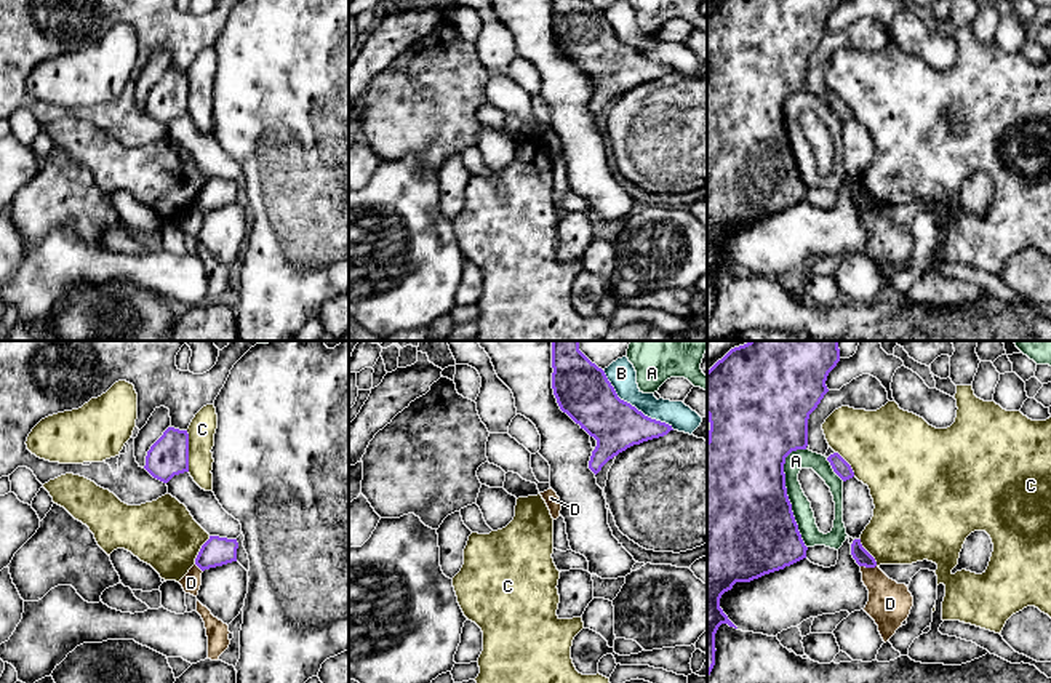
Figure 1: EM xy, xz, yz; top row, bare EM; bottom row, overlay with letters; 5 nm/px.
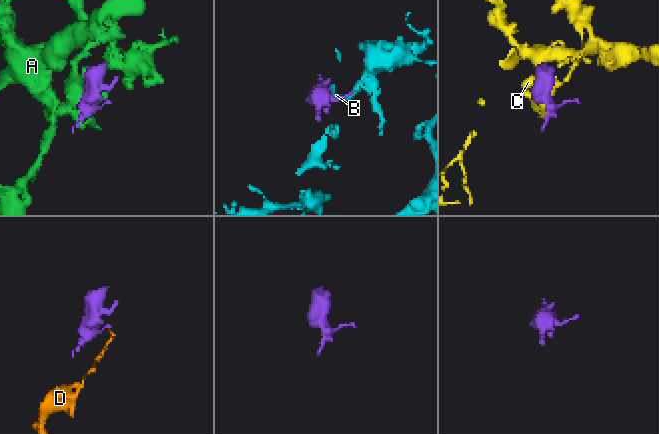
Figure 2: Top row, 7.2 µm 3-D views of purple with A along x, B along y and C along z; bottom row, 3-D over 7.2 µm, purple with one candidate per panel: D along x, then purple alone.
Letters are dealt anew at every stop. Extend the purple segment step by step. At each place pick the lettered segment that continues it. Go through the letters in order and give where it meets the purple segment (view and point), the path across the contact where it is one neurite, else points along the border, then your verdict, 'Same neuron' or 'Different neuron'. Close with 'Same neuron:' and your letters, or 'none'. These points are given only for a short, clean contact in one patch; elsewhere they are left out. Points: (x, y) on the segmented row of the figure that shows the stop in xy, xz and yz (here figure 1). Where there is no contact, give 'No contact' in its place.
A: Touches purple at yz (787, 498). Different neuron
B: Touches purple at xz (634, 407). Different neuron
C: Touches purple at xy (187, 451). Different neuron
D: Touches purple at yz (869, 567). Boundary: yz (861, 565), (875, 567). Different neuron
Same neuron: none

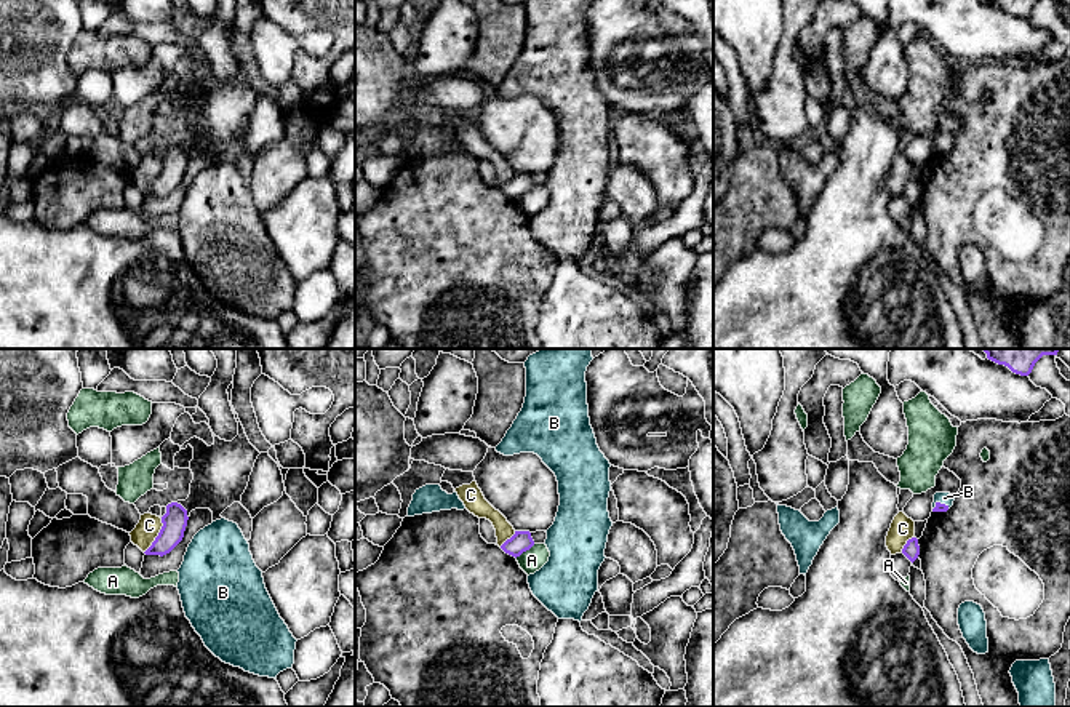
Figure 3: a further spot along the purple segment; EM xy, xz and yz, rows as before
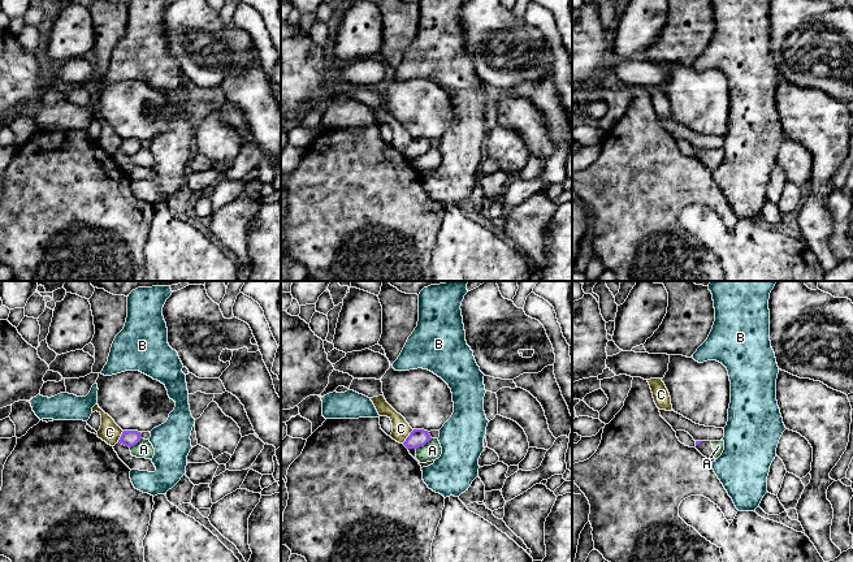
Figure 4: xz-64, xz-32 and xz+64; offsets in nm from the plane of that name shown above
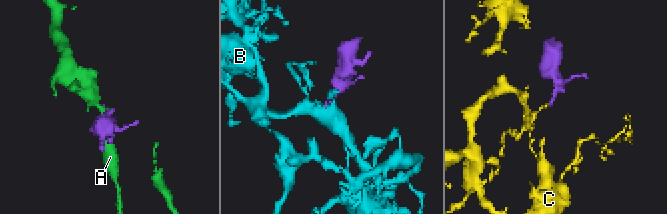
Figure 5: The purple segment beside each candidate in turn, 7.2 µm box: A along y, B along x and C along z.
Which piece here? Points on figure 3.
A: Touches purple at xz (525, 551). Different neuron
B: Touches purple at yz (939, 503). Path across: yz (939, 507), (939, 503), (944, 498). Same neuron
C: Touches purple at xy (157, 536). Boundary: xy (162, 519), (159, 535), (144, 552). Different neuron
Same neuron: B

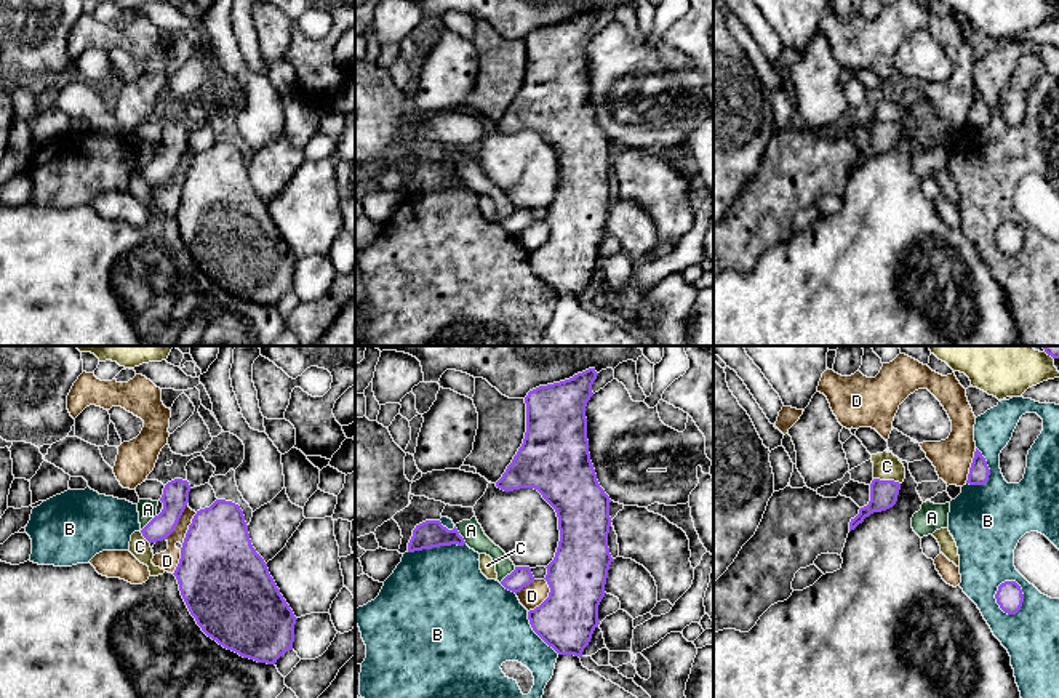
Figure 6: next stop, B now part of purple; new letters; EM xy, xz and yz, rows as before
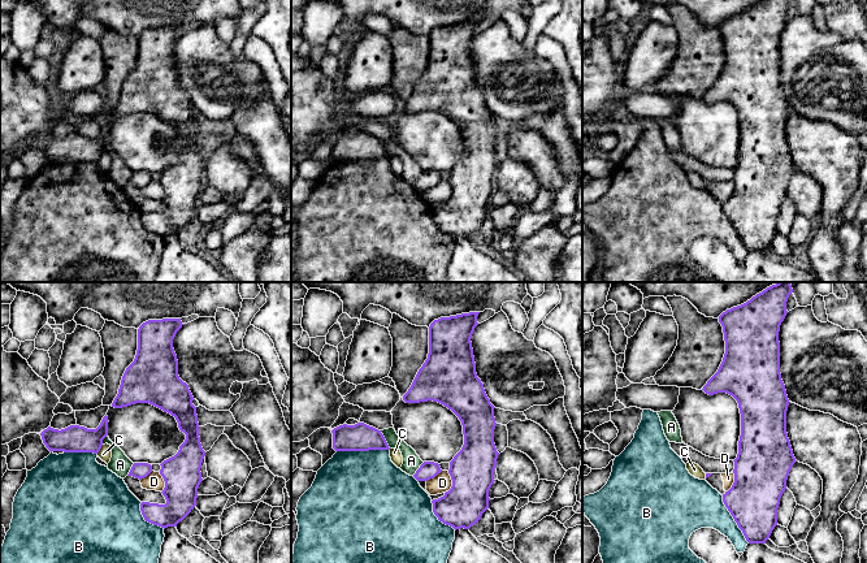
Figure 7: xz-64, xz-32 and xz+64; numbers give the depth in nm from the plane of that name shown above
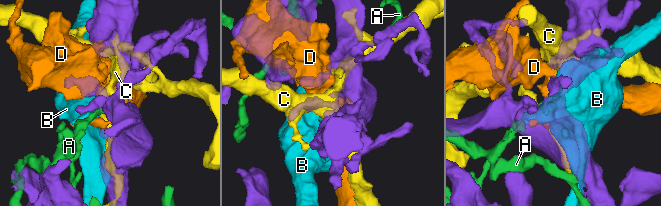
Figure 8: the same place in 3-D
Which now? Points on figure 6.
A: Touches purple at xz (459, 535). Different neuron
B: Touches purple at yz (1023, 594). Different neuron
C: Touches purple at yz (887, 481). Different neuron
D: Touches purple at xz (547, 597). Different neuron
Same neuron: none

